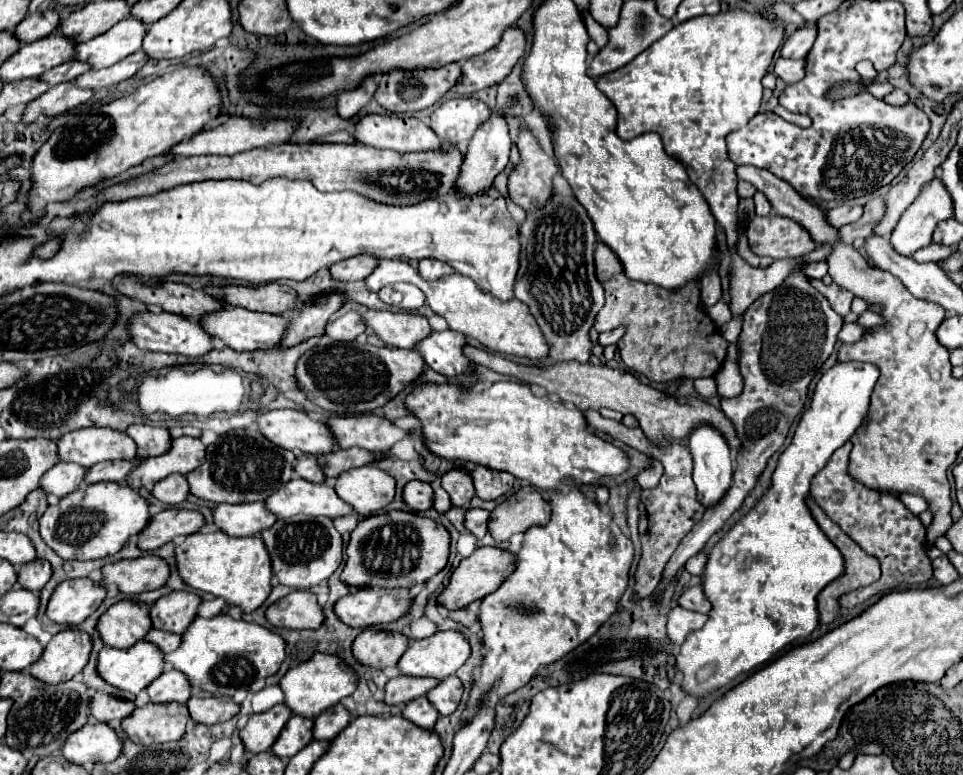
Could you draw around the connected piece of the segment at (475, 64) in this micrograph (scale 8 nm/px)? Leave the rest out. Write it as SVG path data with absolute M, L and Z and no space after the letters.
M508 27L496 47L460 65L462 77L456 83L456 91L460 95L472 95L480 89L500 83L524 55L524 47L524 33L518 27Z

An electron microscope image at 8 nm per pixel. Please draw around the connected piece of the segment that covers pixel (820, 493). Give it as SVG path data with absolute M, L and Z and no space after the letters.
M844 443L834 451L824 469L816 473L812 479L812 497L822 507L822 511L840 525L840 529L856 541L868 555L874 555L880 561L882 577L870 587L862 587L860 591L852 591L852 595L844 595L840 599L842 607L856 607L866 603L872 597L882 597L884 593L896 587L910 587L918 583L926 583L932 577L932 561L926 555L926 527L920 519L900 501L898 495L878 493L874 489L864 487L858 481L852 481L848 475L848 455L852 443Z

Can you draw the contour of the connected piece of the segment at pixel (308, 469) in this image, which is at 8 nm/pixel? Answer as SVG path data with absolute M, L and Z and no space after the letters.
M300 455L298 463L294 467L294 473L306 481L312 481L312 483L324 481L324 473L320 471L320 465L316 463L314 455Z

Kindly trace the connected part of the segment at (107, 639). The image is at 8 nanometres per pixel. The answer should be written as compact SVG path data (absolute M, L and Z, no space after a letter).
M120 601L112 605L98 621L96 631L104 645L114 649L128 649L136 641L144 639L150 631L150 607L136 601Z

